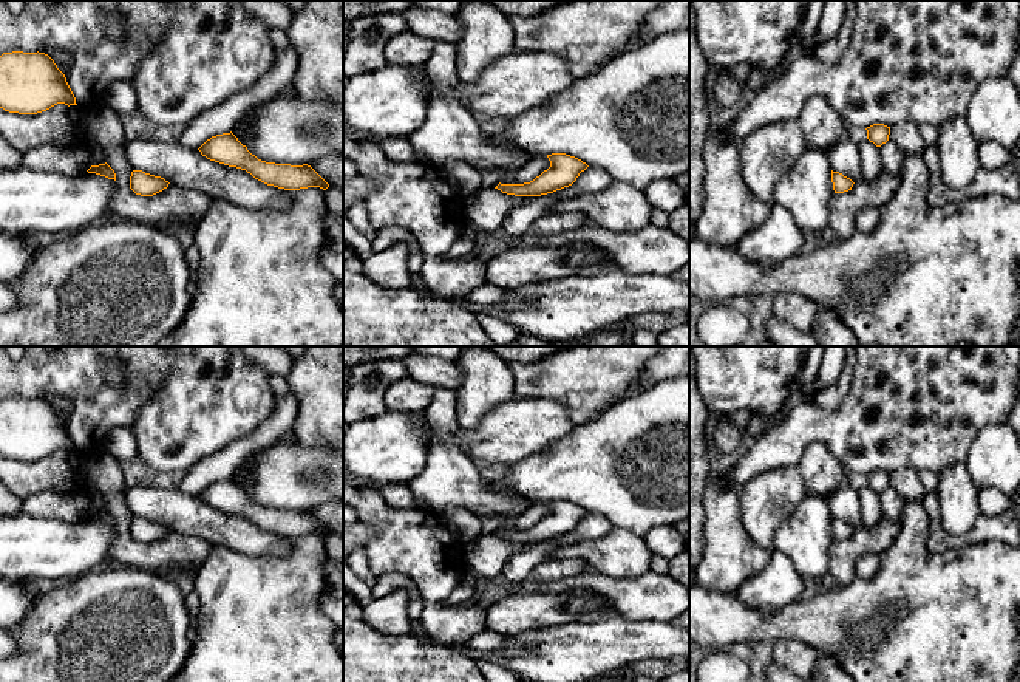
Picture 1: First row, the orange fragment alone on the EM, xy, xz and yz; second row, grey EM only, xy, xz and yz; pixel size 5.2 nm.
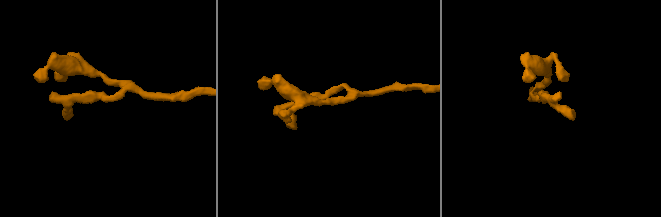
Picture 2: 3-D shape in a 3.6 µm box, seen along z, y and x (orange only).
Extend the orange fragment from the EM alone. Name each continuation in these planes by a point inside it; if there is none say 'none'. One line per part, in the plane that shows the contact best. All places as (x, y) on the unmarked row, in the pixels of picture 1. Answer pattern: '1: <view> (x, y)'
none

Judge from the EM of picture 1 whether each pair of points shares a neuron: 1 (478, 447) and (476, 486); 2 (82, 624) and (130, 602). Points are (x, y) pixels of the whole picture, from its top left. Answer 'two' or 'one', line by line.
1: two
2: one

